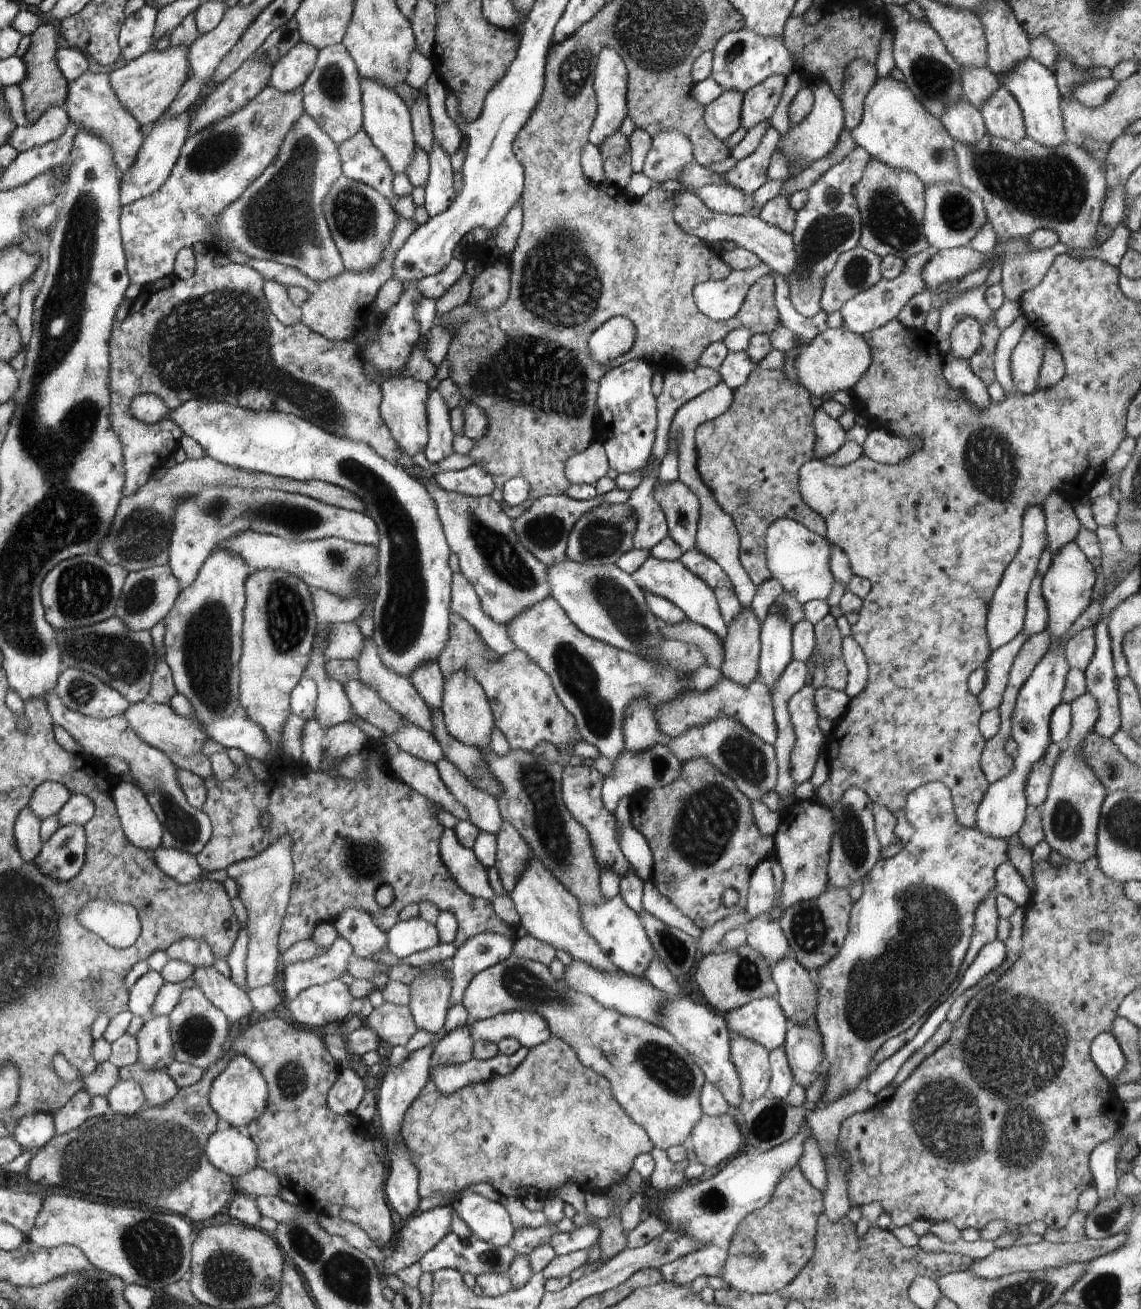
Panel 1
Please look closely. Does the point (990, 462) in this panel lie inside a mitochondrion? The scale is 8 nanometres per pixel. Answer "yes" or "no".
yes

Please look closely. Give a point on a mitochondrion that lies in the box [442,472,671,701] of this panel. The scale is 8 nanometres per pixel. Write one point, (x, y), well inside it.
(502, 559)

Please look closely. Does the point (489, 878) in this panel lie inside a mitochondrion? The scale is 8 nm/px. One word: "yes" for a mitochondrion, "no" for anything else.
no

